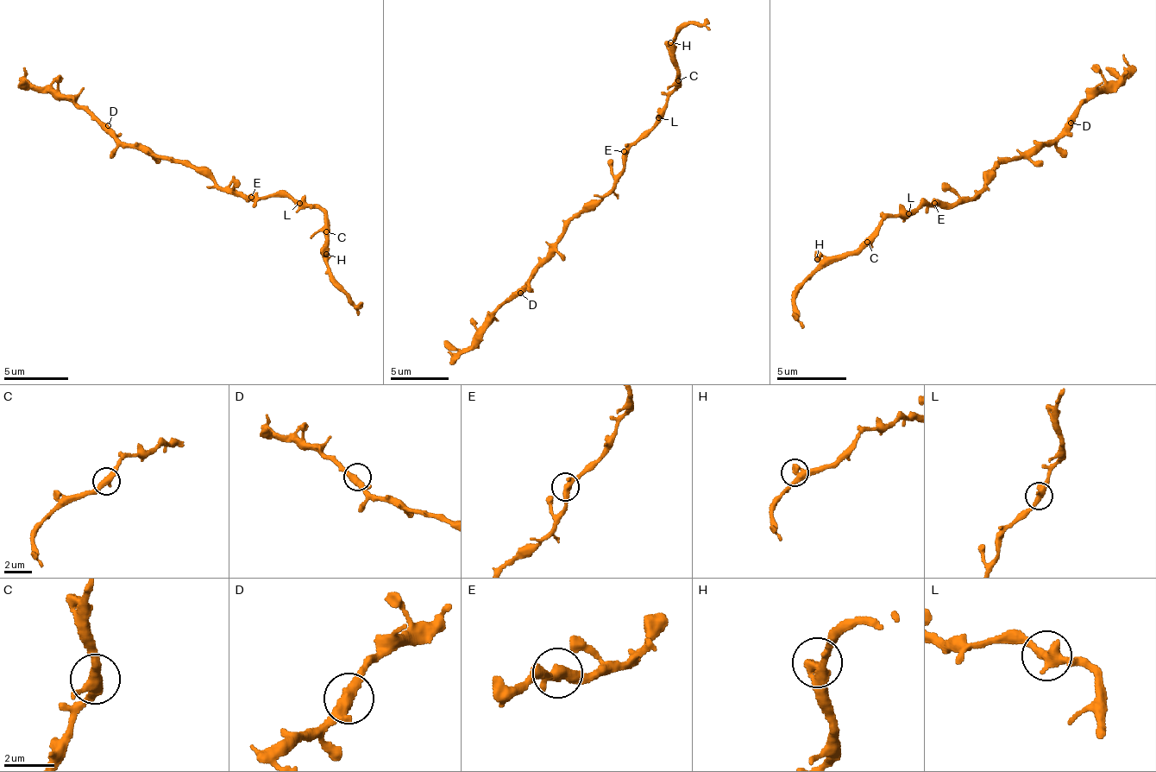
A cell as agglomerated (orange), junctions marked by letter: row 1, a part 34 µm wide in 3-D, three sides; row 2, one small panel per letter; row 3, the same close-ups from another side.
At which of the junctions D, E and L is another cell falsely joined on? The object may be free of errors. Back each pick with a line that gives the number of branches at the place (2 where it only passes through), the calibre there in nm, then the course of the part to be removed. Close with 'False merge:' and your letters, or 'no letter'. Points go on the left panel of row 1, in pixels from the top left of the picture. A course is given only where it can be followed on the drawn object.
False merge: no letter

